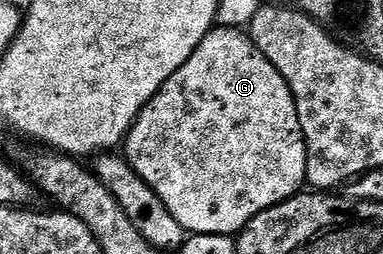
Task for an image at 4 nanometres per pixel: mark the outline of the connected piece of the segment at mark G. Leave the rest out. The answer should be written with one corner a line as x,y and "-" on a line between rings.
218,25
206,34
204,41
200,41
200,45
192,53
192,57
188,57
188,61
184,61
184,65
180,65
180,69
176,69
176,73
172,73
172,77
168,77
168,81
164,81
164,85
150,98
148,105
144,105
144,109
130,126
130,132
126,134
125,147
124,157
132,165
132,169
136,169
136,173
140,177
144,177
144,181
148,181
148,185
152,185
152,189
158,194
160,201
164,201
164,205
168,205
168,213
172,213
172,217
176,217
176,221
180,221
182,228
190,235
220,233
221,235
237,236
246,230
247,225
257,215
280,205
286,199
291,199
293,195
299,194
306,183
306,138
300,125
296,101
292,97
284,77
280,77
280,73
272,65
272,61
268,61
268,57
264,57
264,53
260,53
260,49
252,42
245,30
236,27

